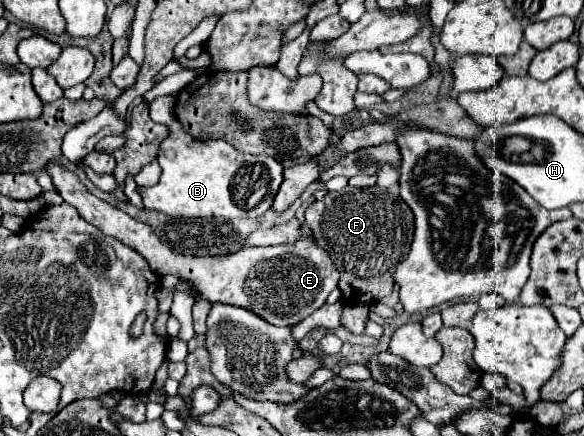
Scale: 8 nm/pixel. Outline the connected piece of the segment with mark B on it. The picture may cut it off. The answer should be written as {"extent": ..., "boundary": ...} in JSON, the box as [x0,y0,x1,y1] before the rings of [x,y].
{"extent":[139,97,283,217],"boundary":[[[157,97],[149,103],[151,119],[169,127],[167,139],[159,147],[157,161],[163,169],[161,179],[153,187],[139,187],[139,195],[147,209],[169,213],[175,217],[259,217],[263,215],[283,181],[283,167],[269,155],[251,155],[233,145],[217,141],[199,141],[183,131],[174,114],[173,97]]]}

